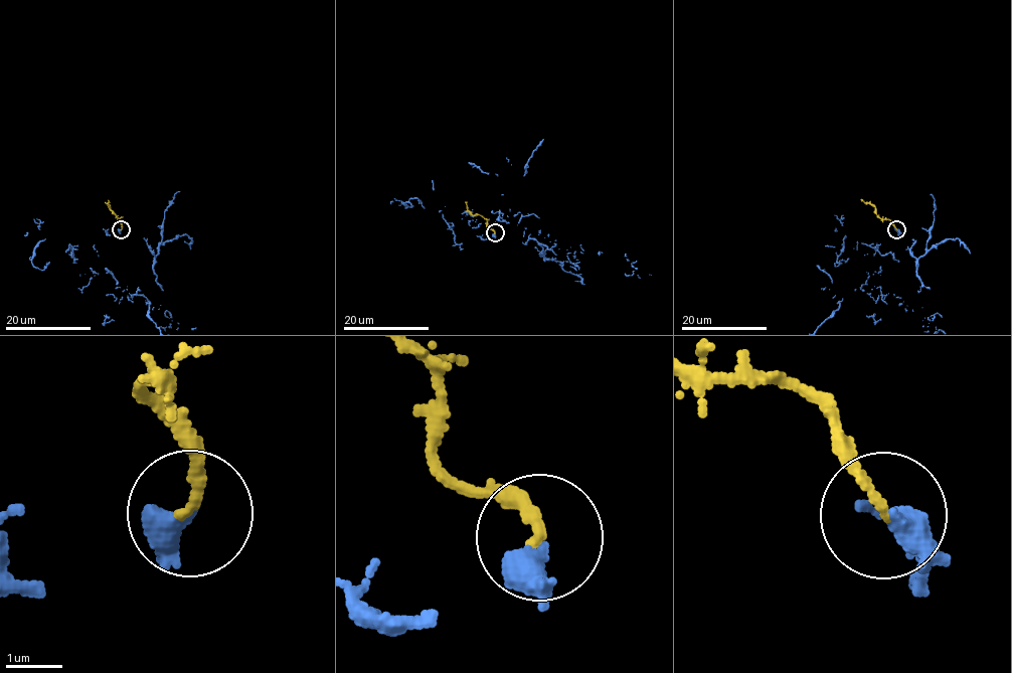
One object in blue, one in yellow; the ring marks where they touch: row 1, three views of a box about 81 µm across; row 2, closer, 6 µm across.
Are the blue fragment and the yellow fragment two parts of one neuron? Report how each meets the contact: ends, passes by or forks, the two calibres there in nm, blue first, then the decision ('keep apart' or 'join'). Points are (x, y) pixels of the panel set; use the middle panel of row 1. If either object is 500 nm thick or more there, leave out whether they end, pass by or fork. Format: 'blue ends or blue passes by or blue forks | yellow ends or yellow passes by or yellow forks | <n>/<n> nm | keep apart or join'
blue ends | yellow ends | 460/190 nm | join

